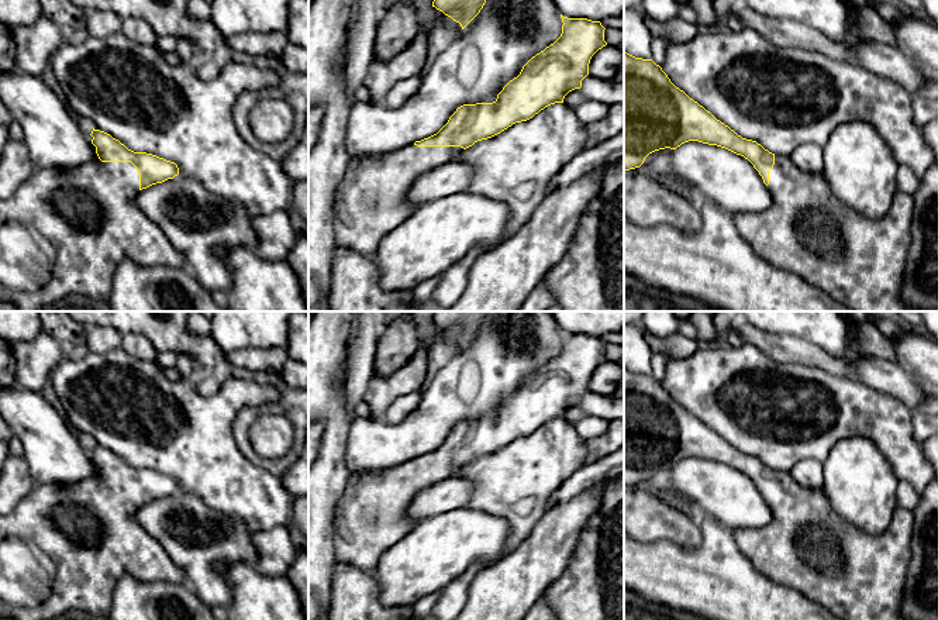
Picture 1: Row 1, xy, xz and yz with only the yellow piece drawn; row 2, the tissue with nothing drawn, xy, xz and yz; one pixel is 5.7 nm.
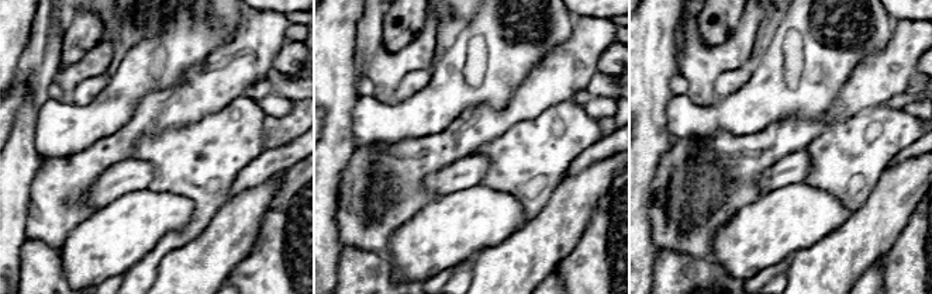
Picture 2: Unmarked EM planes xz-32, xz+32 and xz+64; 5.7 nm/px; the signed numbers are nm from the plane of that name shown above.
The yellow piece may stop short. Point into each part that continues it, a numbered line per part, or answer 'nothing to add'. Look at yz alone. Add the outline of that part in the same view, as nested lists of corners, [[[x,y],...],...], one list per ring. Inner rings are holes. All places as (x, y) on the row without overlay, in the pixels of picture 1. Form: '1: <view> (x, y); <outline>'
1: yz (807, 546); [[[775,471],[768,504],[772,521],[762,528],[734,531],[737,544],[753,568],[775,582],[793,588],[842,620],[907,620],[901,613],[911,558],[913,512],[897,506],[886,530],[866,534],[839,517],[823,489],[801,488],[790,472]]]

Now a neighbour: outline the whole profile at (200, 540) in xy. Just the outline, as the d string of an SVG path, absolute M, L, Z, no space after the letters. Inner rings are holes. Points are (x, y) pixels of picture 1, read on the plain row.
M179 489L152 500L139 506L134 519L185 571L186 582L210 609L231 602L230 585L220 572L225 564L258 562L246 523L211 509L193 493Z

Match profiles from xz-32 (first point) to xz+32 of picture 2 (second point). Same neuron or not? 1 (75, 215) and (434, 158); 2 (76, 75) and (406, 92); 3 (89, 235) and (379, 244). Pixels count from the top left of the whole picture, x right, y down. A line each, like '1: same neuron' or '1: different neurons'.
1: same neuron
2: different neurons
3: different neurons

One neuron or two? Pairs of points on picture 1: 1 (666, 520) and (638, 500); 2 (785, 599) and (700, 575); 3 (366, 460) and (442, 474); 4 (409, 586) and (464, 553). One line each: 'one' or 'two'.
1: one
2: one
3: two
4: one

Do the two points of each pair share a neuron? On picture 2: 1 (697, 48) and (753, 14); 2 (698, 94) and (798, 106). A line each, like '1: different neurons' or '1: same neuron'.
1: same neuron
2: different neurons

